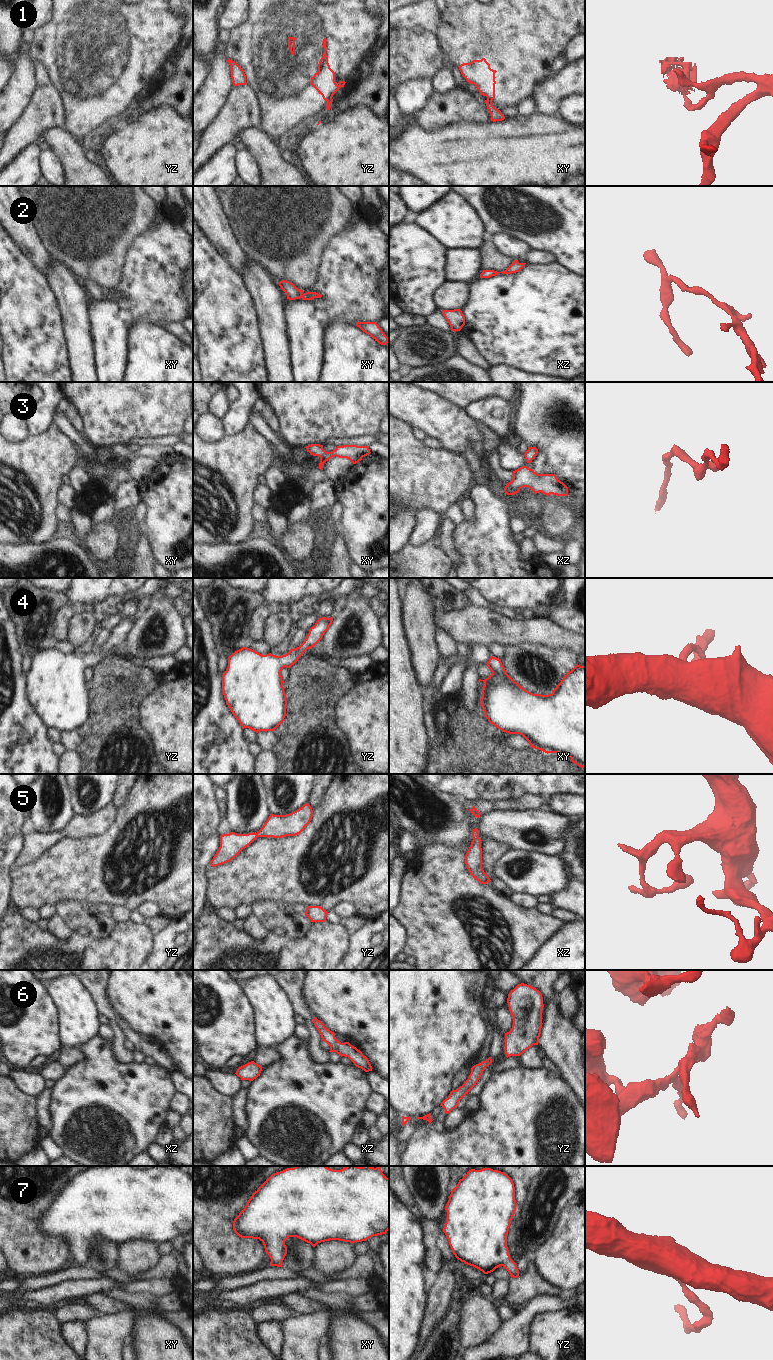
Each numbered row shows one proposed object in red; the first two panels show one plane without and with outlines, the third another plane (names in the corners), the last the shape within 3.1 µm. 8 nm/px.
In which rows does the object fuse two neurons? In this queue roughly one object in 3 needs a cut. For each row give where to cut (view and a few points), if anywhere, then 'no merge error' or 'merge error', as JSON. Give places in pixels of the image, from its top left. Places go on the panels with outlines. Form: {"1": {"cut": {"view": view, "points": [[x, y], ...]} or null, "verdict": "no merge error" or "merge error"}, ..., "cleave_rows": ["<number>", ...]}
{"1": {"cut": {"view": "xy", "points": [[487, 98], [491, 102]]}, "verdict": "merge error"}, "2": {"cut": null, "verdict": "no merge error"}, "3": {"cut": null, "verdict": "no merge error"}, "4": {"cut": null, "verdict": "no merge error"}, "5": {"cut": null, "verdict": "no merge error"}, "6": {"cut": null, "verdict": "no merge error"}, "7": {"cut": null, "verdict": "no merge error"}, "cleave_rows": ["1"]}

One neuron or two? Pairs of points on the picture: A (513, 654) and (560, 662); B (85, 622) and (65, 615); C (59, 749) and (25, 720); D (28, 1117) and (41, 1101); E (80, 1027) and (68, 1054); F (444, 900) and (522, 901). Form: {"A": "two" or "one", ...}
{"A": "one", "B": "two", "C": "two", "D": "two", "E": "two", "F": "two"}

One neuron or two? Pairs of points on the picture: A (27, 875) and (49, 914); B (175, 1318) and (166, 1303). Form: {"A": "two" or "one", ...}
{"A": "two", "B": "two"}

